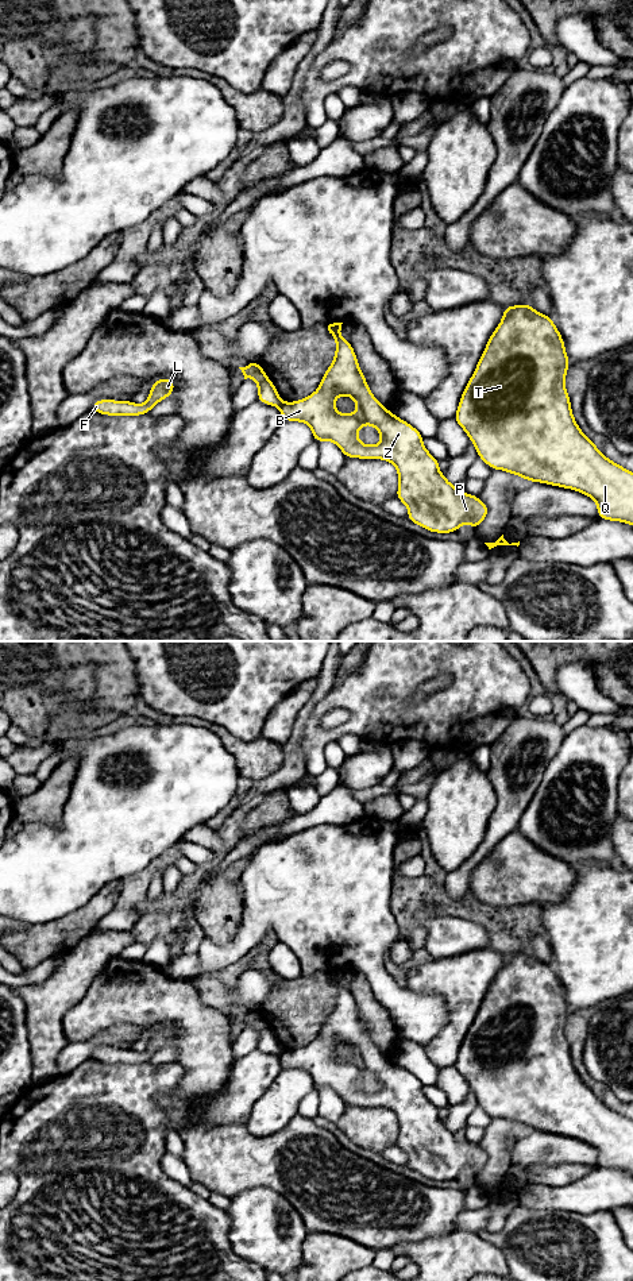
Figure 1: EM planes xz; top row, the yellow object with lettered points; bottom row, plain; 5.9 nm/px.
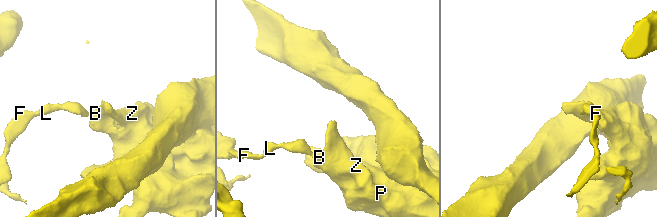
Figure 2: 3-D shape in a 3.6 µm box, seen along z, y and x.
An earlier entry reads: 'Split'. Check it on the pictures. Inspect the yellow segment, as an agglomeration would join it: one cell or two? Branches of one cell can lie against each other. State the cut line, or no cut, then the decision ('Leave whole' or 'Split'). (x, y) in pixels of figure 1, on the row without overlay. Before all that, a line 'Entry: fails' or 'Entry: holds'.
Entry: holds
Split along xz (284, 1050), (280, 1054). Split

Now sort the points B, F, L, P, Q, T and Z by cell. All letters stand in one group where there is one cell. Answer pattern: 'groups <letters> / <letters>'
groups B P Q T Z / F L

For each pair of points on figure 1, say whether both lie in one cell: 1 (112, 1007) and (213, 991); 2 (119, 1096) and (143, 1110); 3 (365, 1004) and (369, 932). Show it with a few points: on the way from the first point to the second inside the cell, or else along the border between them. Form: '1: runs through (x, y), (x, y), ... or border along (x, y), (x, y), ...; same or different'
1: border along (188, 982), (205, 1006), (223, 1014); different
2: runs through (124, 1102), (132, 1110), (138, 1110); same
3: border along (352, 971), (365, 977), (383, 1007); different

